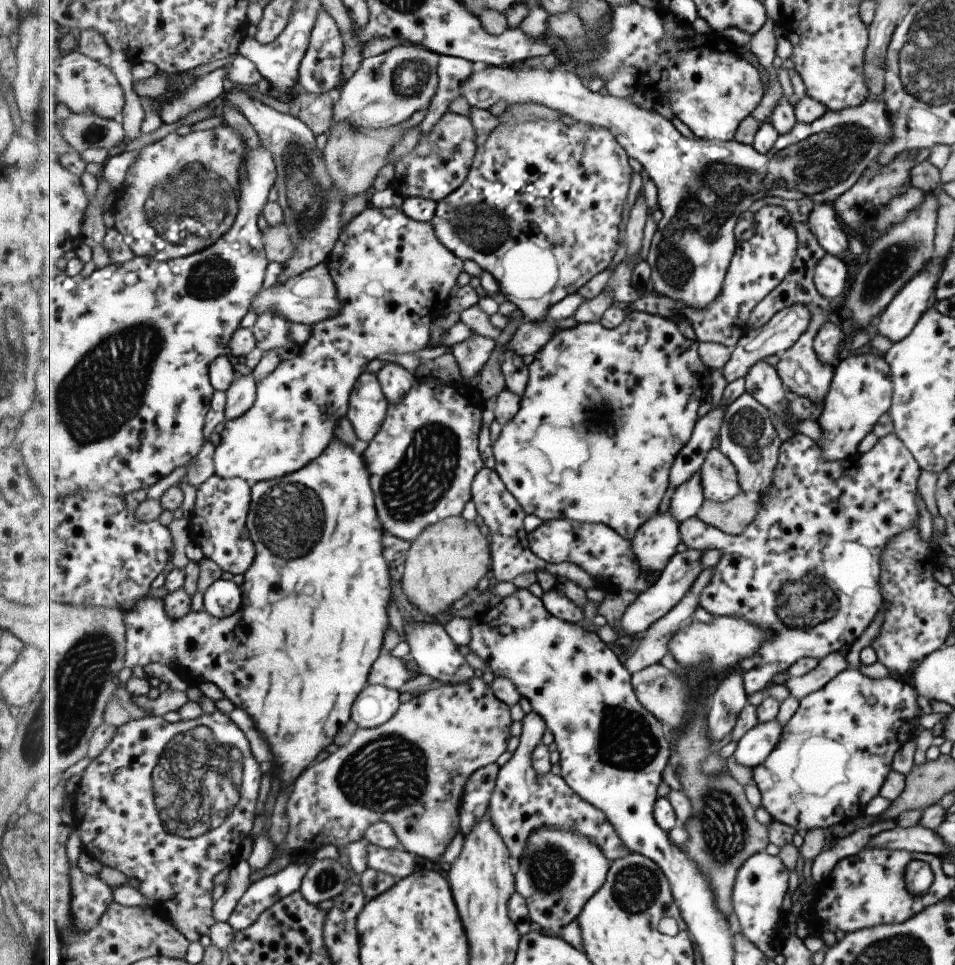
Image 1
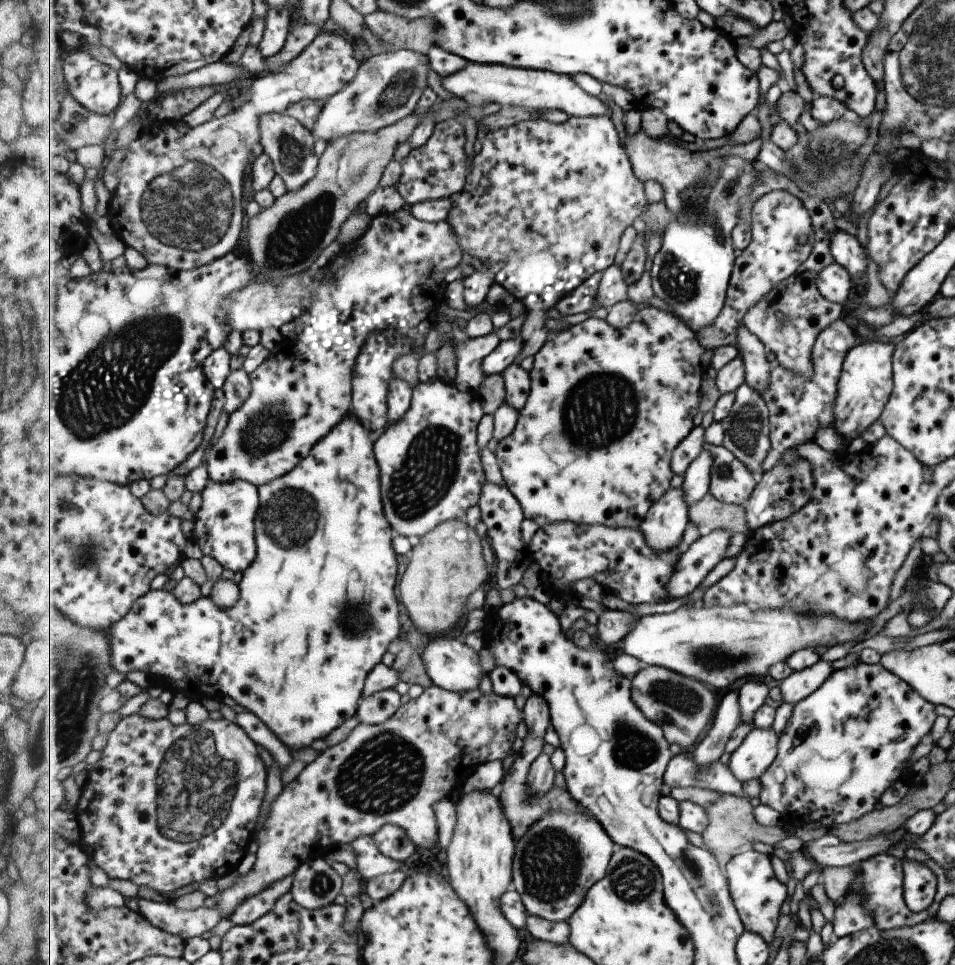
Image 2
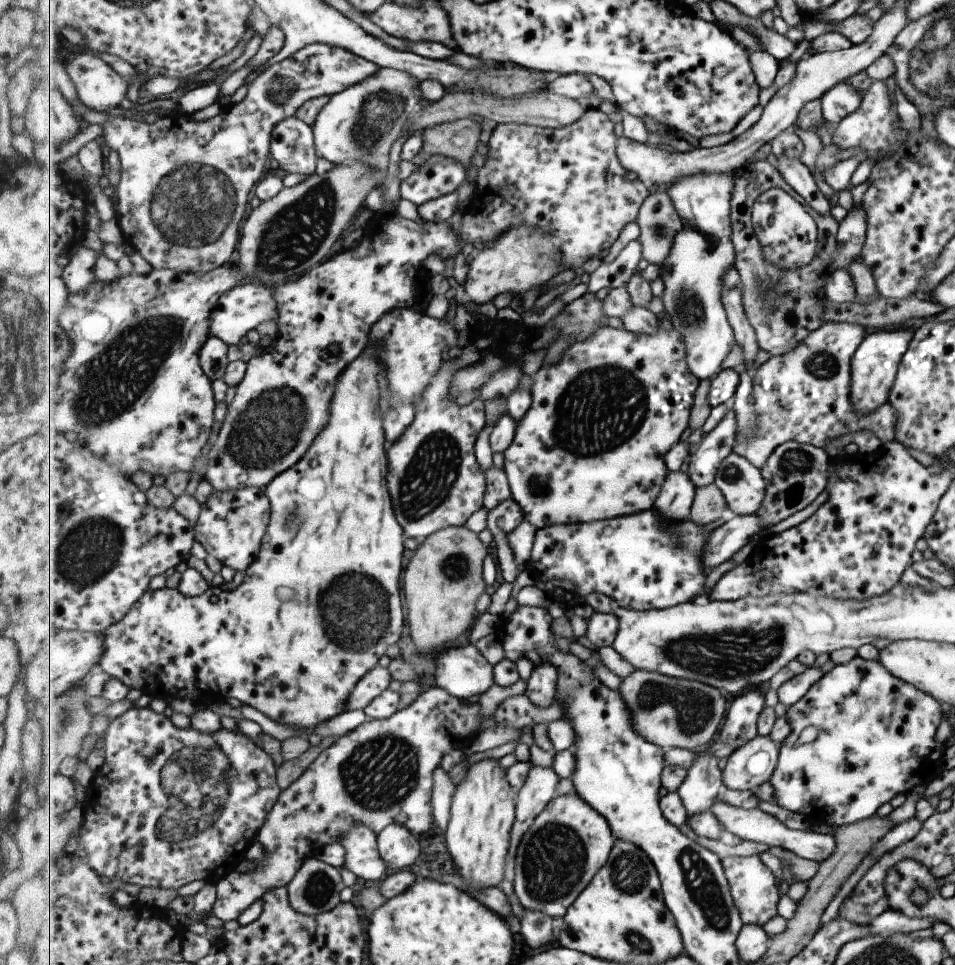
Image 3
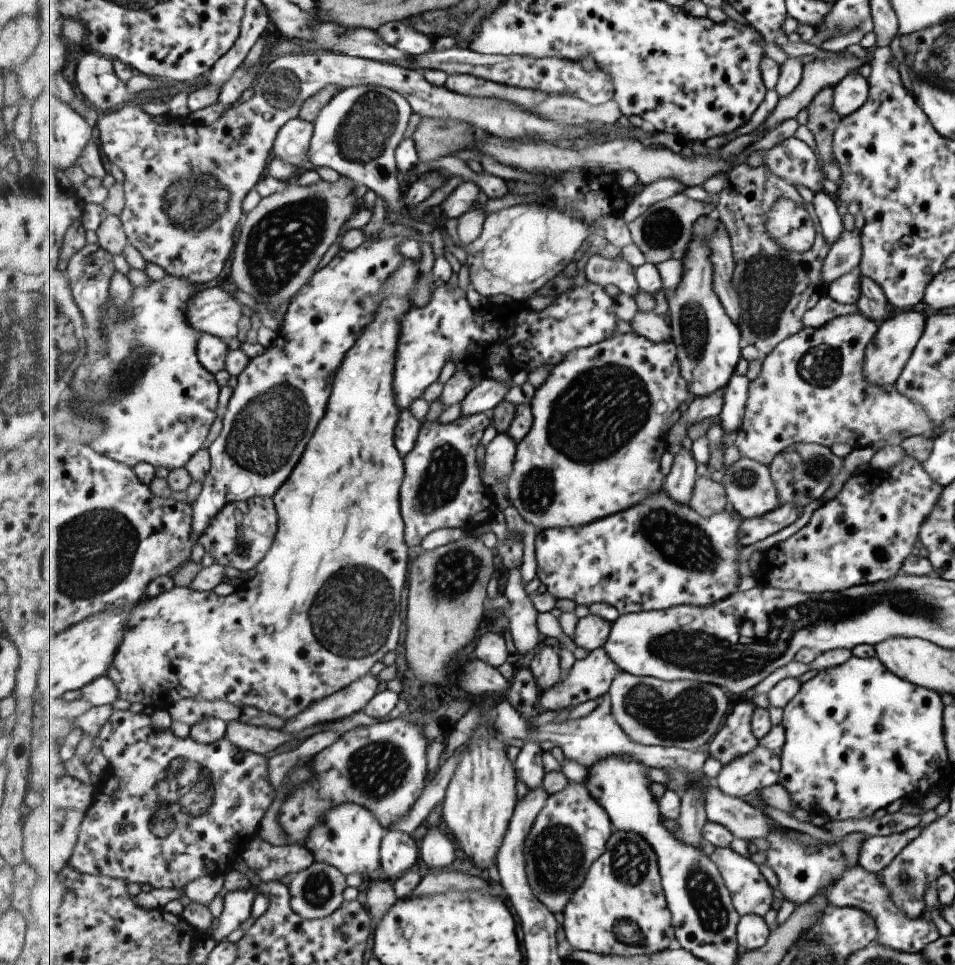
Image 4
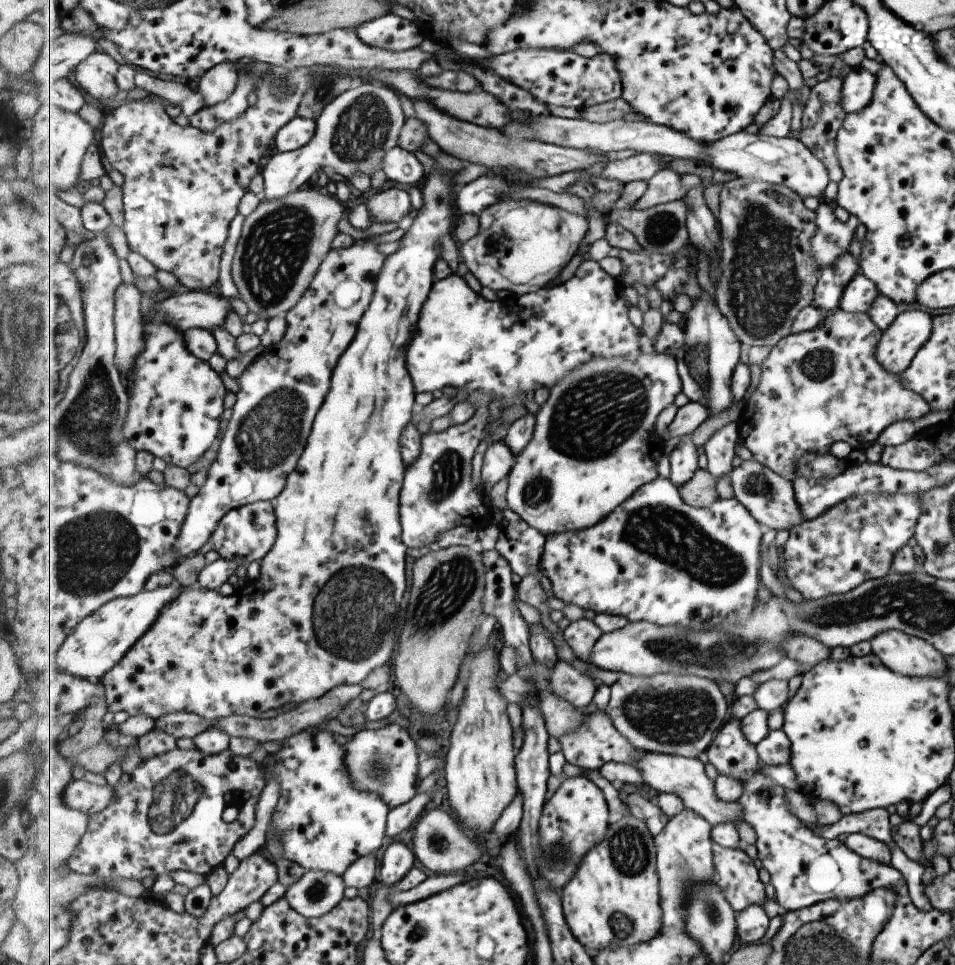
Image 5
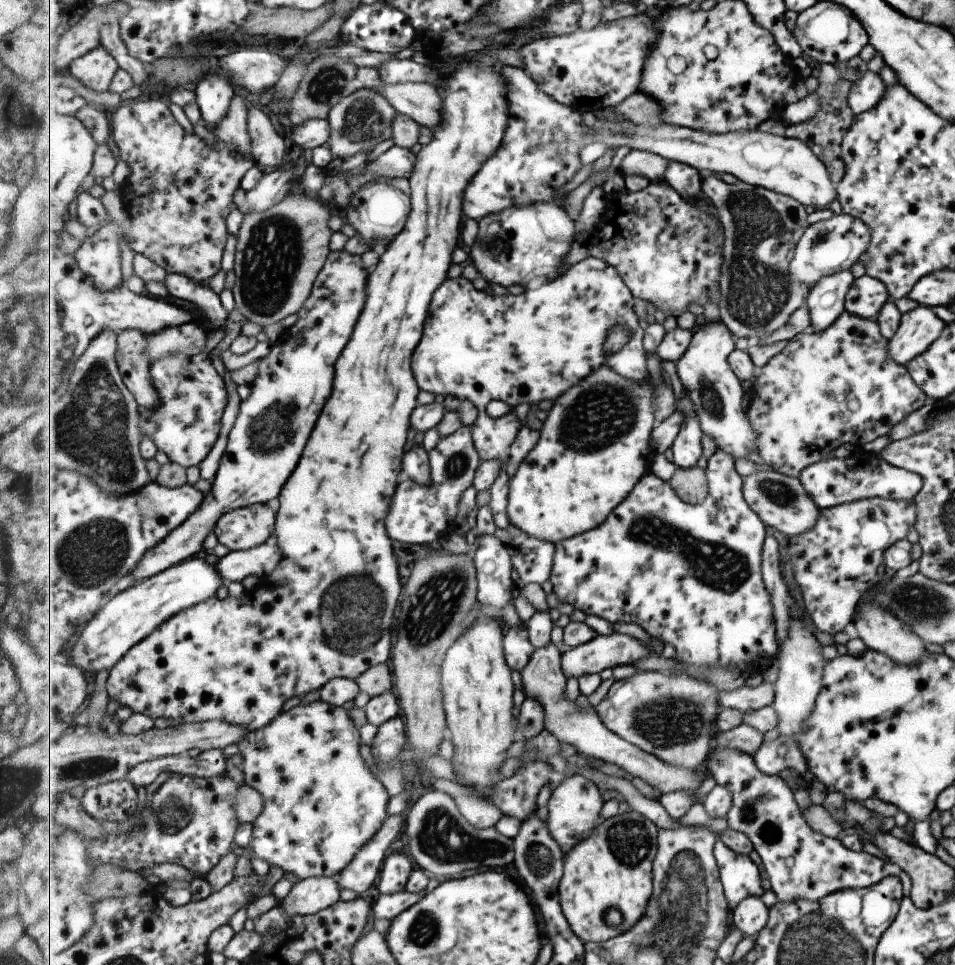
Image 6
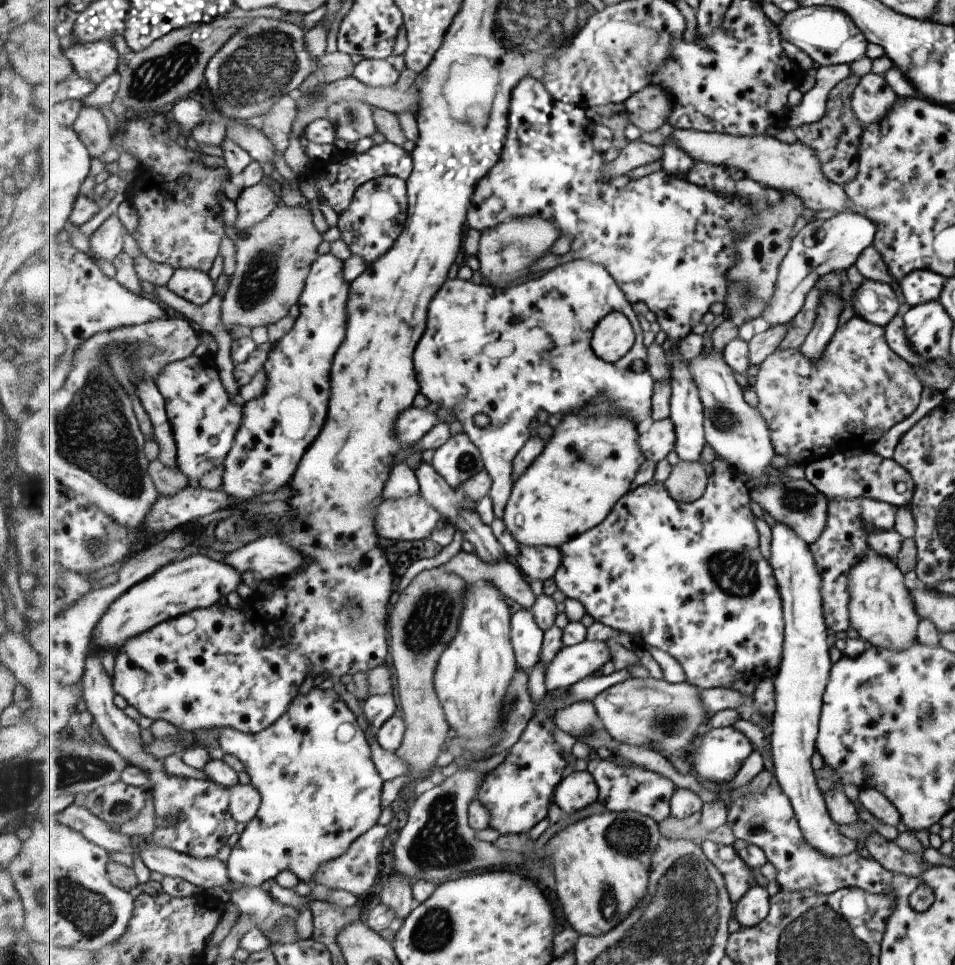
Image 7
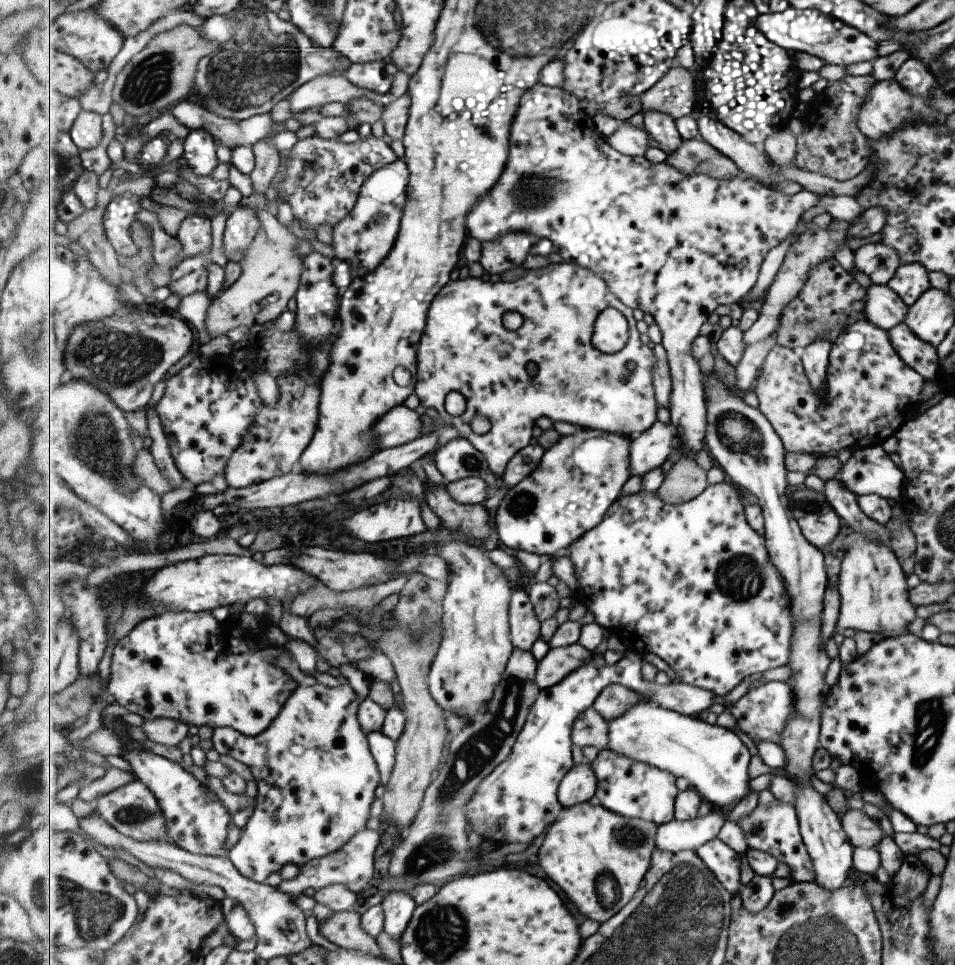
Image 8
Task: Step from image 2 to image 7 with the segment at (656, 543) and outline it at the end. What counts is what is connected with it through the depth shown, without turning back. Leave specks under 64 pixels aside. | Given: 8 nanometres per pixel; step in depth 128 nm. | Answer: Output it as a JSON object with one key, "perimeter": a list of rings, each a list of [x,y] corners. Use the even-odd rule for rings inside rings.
{"perimeter":[[[535,78],[525,79],[521,88],[515,90],[509,122],[507,142],[502,152],[505,158],[493,170],[495,176],[489,180],[487,175],[487,180],[479,184],[479,192],[475,192],[475,200],[472,199],[469,208],[469,224],[473,229],[483,232],[514,217],[555,216],[555,220],[561,220],[561,206],[565,202],[567,216],[571,214],[571,220],[583,222],[579,224],[579,240],[575,240],[575,258],[601,264],[618,281],[627,300],[631,304],[643,302],[656,315],[661,329],[669,336],[672,342],[669,349],[672,360],[670,417],[677,426],[675,452],[681,461],[701,460],[701,454],[707,446],[705,408],[691,372],[691,364],[677,354],[677,342],[691,333],[699,316],[709,312],[715,302],[725,303],[729,292],[729,272],[739,260],[739,242],[747,242],[749,236],[757,240],[761,236],[767,240],[787,238],[789,230],[797,224],[803,208],[806,208],[803,200],[788,194],[783,204],[775,204],[761,214],[751,214],[739,198],[733,198],[731,202],[727,196],[697,186],[687,178],[673,176],[665,169],[636,180],[629,174],[614,176],[612,164],[605,163],[603,153],[595,150],[593,136],[585,128],[591,124],[585,116],[585,109],[556,99],[547,90],[546,84]],[[561,172],[577,172],[577,178],[561,184]]]}

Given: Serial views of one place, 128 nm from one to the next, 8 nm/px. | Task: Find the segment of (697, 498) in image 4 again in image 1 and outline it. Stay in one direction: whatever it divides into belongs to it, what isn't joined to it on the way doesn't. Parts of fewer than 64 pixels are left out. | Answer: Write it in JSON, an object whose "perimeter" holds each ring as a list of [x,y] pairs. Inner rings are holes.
{"perimeter":[[[745,493],[727,503],[706,499],[697,517],[707,525],[729,535],[741,535],[756,520],[761,508],[761,494]]]}

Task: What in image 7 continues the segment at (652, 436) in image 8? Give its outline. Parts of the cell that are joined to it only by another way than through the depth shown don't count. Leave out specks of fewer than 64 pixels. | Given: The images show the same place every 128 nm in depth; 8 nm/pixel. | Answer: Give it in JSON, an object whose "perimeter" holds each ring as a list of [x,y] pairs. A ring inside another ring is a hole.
{"perimeter":[[[671,417],[654,422],[648,427],[641,440],[645,460],[655,465],[665,460],[675,450],[676,434],[677,426]]]}

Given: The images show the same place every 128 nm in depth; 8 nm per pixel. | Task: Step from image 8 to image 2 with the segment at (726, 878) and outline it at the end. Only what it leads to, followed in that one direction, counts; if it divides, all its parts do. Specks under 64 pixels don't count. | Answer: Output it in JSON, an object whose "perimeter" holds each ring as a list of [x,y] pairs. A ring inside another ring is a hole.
{"perimeter":[[[748,848],[745,853],[738,854],[726,864],[726,876],[730,882],[730,892],[736,908],[746,926],[746,931],[752,931],[761,936],[767,943],[775,938],[781,908],[787,905],[787,888],[790,884],[781,884],[771,866],[771,855],[755,852]]]}

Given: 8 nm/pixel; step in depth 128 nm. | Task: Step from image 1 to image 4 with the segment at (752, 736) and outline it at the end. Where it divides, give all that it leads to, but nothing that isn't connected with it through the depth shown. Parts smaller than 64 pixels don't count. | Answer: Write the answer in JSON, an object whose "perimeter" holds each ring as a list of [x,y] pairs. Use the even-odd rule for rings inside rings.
{"perimeter":[[[761,743],[751,754],[739,756],[731,764],[723,766],[716,785],[727,795],[745,798],[753,792],[762,792],[764,788],[779,783],[782,769],[781,757]]]}

